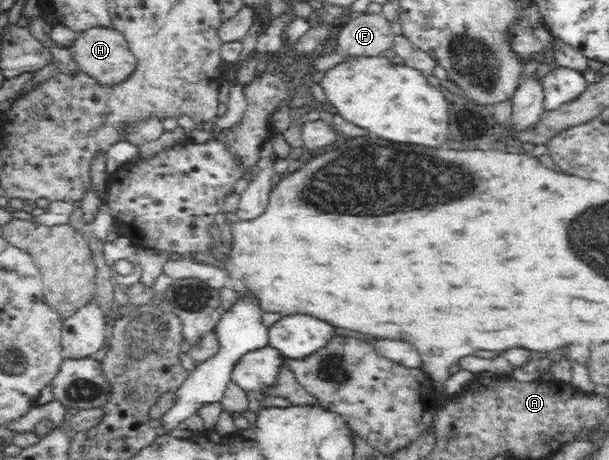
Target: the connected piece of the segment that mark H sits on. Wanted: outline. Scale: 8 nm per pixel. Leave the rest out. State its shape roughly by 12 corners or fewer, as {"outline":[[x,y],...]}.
{"outline":[[95,27],[68,49],[77,68],[105,87],[127,82],[137,57],[123,33]]}

